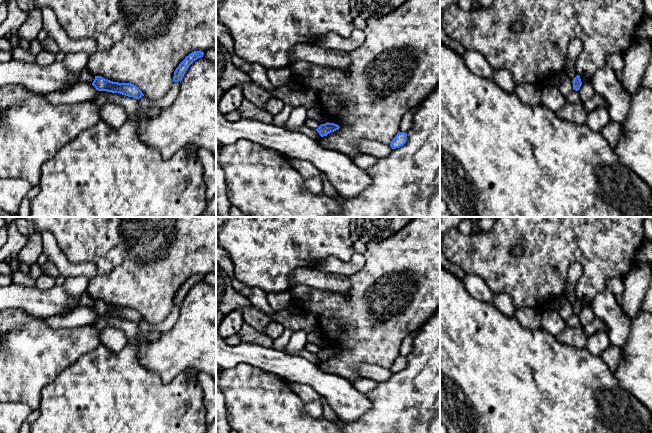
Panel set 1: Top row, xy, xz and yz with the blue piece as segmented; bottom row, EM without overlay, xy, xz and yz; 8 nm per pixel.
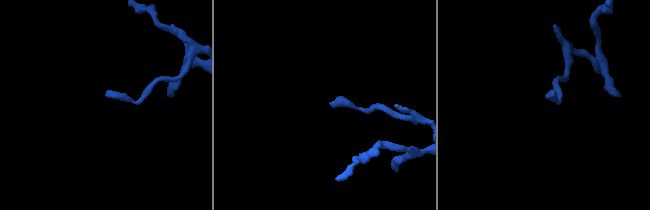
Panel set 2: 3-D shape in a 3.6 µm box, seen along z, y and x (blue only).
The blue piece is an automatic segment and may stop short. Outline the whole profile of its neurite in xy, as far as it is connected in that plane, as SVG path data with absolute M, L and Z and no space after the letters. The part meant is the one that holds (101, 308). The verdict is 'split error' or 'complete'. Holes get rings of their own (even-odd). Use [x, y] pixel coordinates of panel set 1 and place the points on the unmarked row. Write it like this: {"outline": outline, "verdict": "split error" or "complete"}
{"outline": "M95 300L92 309L98 315L120 317L122 319L133 321L135 323L140 323L142 320L144 320L142 315L134 308L113 306L101 300Z", "verdict": "complete"}

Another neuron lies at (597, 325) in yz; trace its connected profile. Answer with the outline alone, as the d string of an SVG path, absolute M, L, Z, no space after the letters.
M596 318L591 324L584 327L584 331L587 336L592 336L597 332L608 333L608 328L606 324L599 318Z

